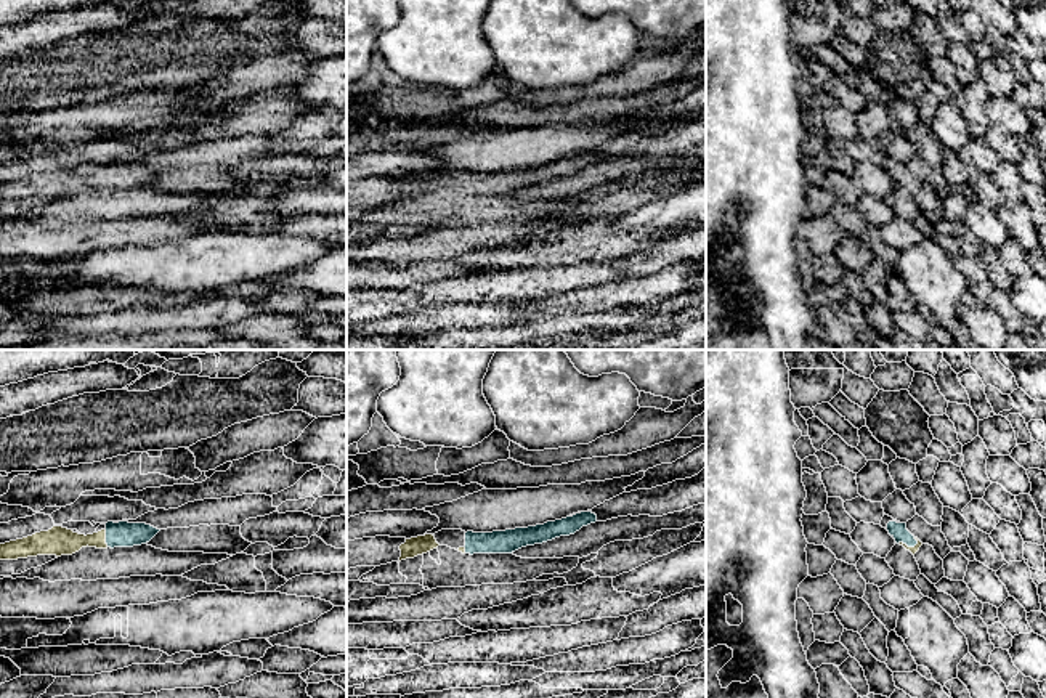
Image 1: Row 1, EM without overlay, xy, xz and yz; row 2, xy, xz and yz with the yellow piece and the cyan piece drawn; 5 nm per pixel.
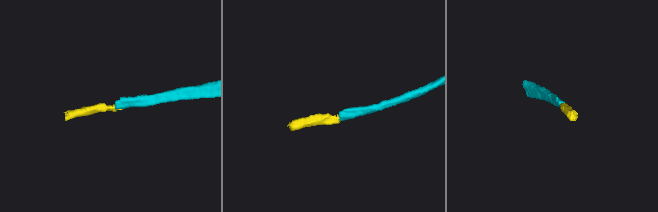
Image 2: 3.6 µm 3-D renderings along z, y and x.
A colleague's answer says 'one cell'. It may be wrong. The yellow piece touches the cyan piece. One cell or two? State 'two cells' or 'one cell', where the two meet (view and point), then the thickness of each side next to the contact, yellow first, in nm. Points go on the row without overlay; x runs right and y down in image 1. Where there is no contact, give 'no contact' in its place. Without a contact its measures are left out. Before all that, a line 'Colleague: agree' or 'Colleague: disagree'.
Colleague: agree
one cell | xy (105, 178) | 150/130 nm

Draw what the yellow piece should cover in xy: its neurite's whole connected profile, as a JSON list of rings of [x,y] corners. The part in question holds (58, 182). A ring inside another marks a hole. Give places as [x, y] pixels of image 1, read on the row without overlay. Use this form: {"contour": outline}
{"contour": [[[107,162],[93,175],[79,175],[63,167],[53,167],[32,177],[0,185],[0,201],[18,201],[37,196],[72,196],[82,188],[114,189],[149,183],[160,170],[146,164]]]}

